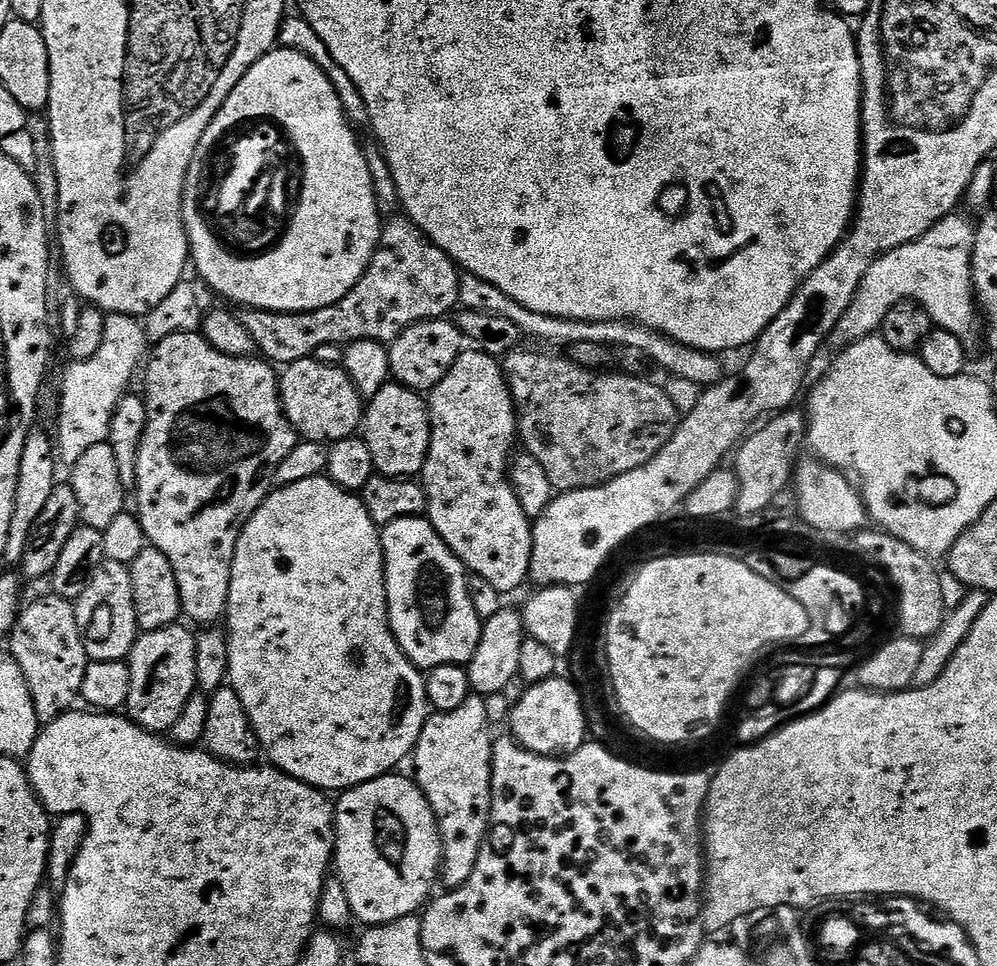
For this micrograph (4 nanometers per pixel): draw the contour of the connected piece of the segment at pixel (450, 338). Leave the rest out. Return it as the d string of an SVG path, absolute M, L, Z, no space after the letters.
M451 319L423 320L411 324L397 340L387 345L387 349L392 371L391 379L397 384L413 388L415 392L428 394L434 386L438 386L438 382L442 382L442 378L446 378L446 374L450 374L450 366L454 366L454 362L466 351L466 338Z

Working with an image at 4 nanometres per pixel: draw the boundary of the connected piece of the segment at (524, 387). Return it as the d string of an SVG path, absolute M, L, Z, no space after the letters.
M517 350L503 357L504 377L516 403L518 436L526 447L527 455L542 462L546 478L550 478L557 493L573 492L583 488L598 488L630 470L638 470L677 430L682 412L656 384L640 376L623 376L609 370L589 370L564 356L547 356L544 352Z

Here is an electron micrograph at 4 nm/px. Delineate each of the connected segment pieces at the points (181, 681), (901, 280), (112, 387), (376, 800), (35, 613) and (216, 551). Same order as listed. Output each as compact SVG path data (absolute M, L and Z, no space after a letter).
M175 623L169 628L137 635L136 644L126 660L130 670L126 715L147 732L167 733L174 722L178 722L186 702L198 688L195 676L196 636L180 627Z
M960 214L942 218L922 238L906 246L877 256L866 272L866 278L854 294L854 302L838 318L830 337L831 347L843 350L849 344L873 335L883 325L886 314L894 306L911 302L922 306L930 314L936 328L954 334L968 342L976 332L978 324L978 305L976 291L972 288L972 247L976 241L976 228Z
M108 314L104 321L106 338L102 346L98 346L98 354L94 354L94 358L69 363L69 368L64 372L64 381L60 384L60 421L56 424L56 432L54 430L54 445L61 465L76 464L78 458L90 450L90 446L107 441L114 410L129 391L128 383L140 359L141 364L145 359L150 344L145 336L145 325L137 317Z
M400 774L380 776L377 780L349 788L334 804L334 872L345 887L353 917L361 920L364 926L389 924L404 916L417 915L429 903L433 895L432 883L437 883L442 867L440 827L436 824L430 802L415 779L408 777L407 780L404 776L396 775Z
M55 594L47 595L21 607L10 637L11 654L18 666L22 666L22 674L26 674L30 698L41 725L73 711L72 703L80 700L82 678L86 678L90 663L78 630L75 603Z
M199 331L176 333L166 338L151 349L148 364L148 421L144 437L138 450L138 470L136 471L136 505L134 511L140 517L142 530L146 534L149 545L157 548L170 562L174 570L174 578L178 582L180 595L180 611L185 617L189 616L199 626L216 626L225 619L228 610L228 591L230 590L230 574L234 562L234 550L244 524L262 506L268 493L273 491L276 471L282 466L282 458L294 450L298 435L292 424L284 415L284 405L280 402L280 381L278 372L271 363L251 356L227 356L214 346L210 346Z

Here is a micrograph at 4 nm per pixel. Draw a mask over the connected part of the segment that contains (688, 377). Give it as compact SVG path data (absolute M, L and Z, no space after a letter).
M471 274L461 275L460 278L460 302L461 309L477 312L478 314L494 314L498 318L510 318L514 326L525 337L533 336L536 340L545 340L548 344L565 344L571 346L578 342L594 342L602 344L609 349L633 348L644 356L649 356L660 368L665 368L672 376L685 380L688 384L700 384L699 386L711 386L722 379L720 372L719 355L711 352L700 352L697 348L690 348L685 344L679 344L677 340L671 340L649 328L643 328L641 324L634 324L627 320L611 320L610 322L582 322L581 320L559 320L548 314L534 314L534 310L526 310L514 298L502 294L498 286L486 282L482 278Z

